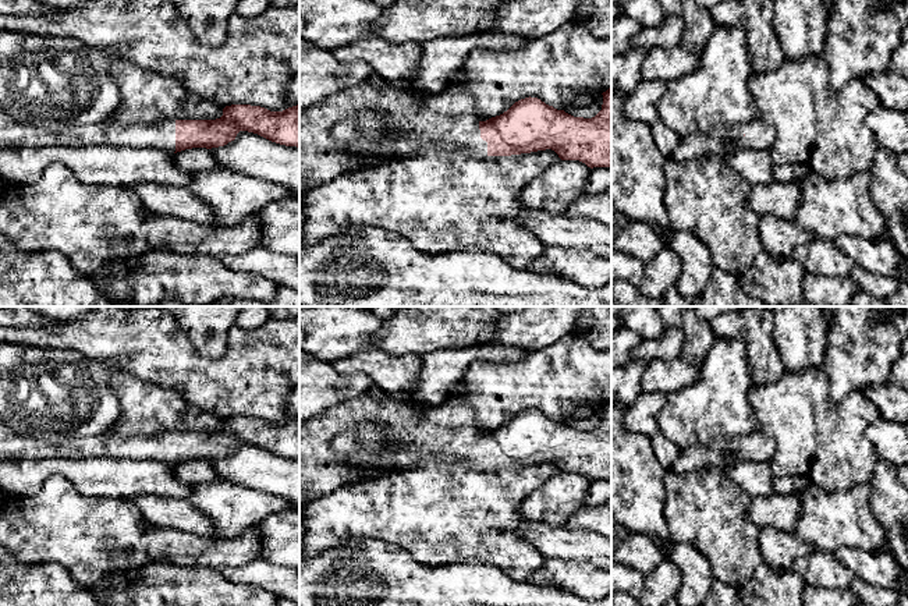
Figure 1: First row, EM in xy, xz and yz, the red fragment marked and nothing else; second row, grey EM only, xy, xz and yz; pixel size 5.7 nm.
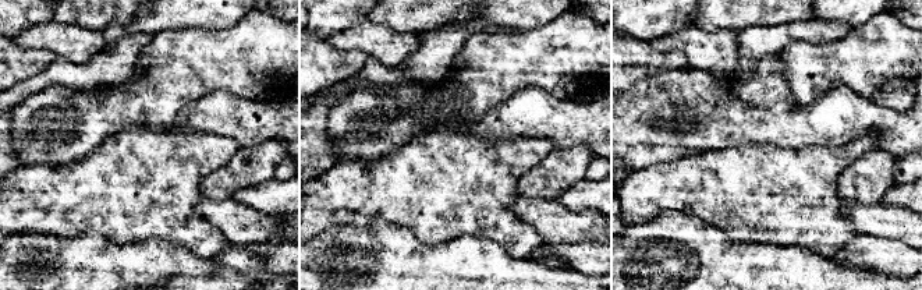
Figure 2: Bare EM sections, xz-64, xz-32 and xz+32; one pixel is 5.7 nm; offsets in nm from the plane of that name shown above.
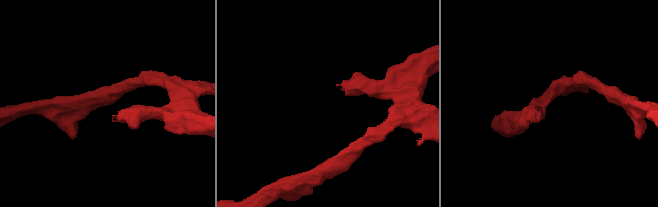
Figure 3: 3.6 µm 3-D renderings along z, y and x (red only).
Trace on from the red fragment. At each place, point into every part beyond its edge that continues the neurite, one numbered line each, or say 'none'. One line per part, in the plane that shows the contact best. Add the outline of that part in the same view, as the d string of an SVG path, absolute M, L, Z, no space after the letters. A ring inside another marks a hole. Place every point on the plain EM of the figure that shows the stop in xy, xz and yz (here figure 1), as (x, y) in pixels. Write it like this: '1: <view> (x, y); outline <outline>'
1: xz (419, 433); outline M458 380L450 386L446 400L437 405L397 400L391 396L375 400L368 394L362 394L341 404L327 407L318 417L299 422L299 511L304 506L323 495L368 479L358 471L365 463L338 456L331 449L331 442L338 433L352 429L362 421L387 428L389 449L394 450L396 454L386 460L372 461L375 467L382 469L404 471L433 461L460 461L472 468L486 469L487 454L480 450L475 419L468 404L462 400L465 393L465 384Z

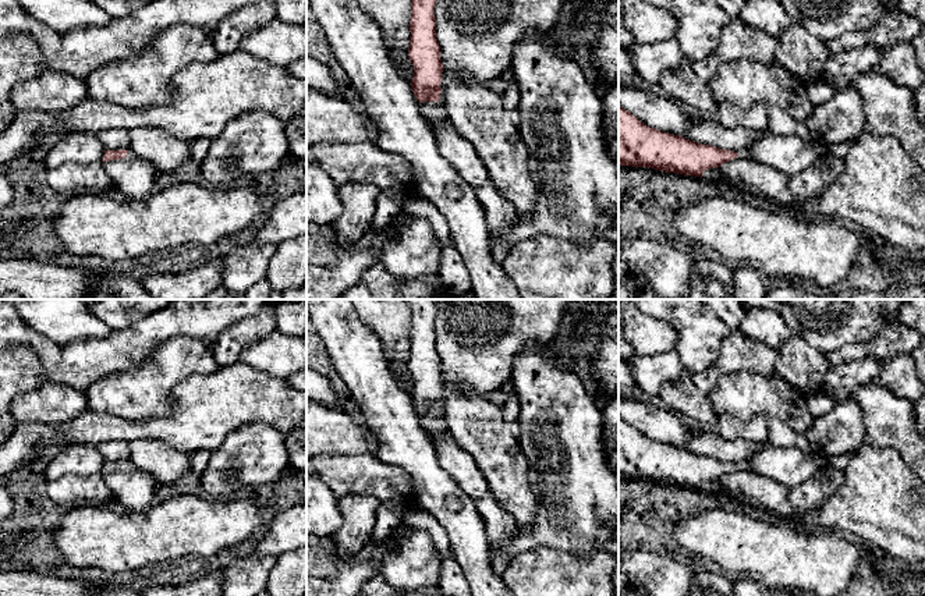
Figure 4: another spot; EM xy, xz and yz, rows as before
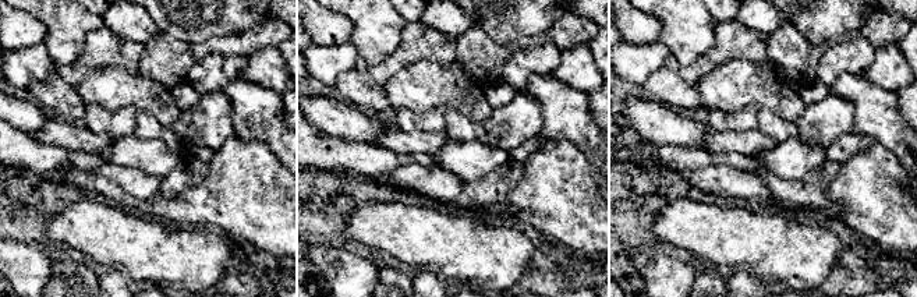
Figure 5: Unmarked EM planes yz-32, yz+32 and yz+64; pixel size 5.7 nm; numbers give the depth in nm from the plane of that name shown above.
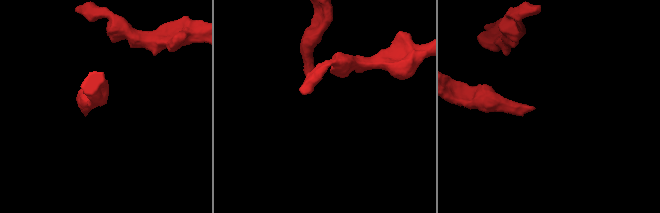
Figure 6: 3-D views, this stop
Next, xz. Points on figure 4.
1: xz (433, 424); outline M442 411L437 414L426 414L421 418L421 426L429 436L436 436L447 430L447 422Z

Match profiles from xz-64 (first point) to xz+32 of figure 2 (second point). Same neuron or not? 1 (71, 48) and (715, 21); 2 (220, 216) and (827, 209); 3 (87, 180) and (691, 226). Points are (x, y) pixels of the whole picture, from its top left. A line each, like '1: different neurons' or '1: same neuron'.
1: different neurons
2: different neurons
3: different neurons

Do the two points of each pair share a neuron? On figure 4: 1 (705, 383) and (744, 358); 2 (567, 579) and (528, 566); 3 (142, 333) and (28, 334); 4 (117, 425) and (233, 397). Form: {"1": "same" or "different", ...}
{"1": "same", "2": "same", "3": "same", "4": "same"}

